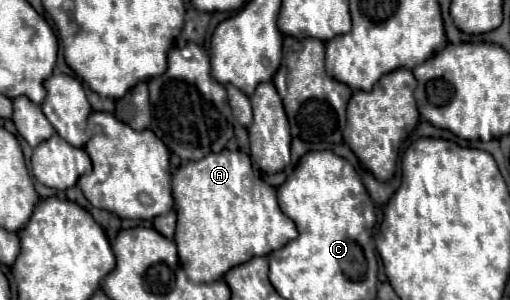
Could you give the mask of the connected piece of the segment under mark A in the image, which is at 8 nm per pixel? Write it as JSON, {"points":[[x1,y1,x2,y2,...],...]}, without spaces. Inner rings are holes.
{"points":[[224,149,220,153,210,153,200,161,184,163,176,169,172,177,172,193,178,222,174,243,178,245,178,257,182,267,188,279,194,283,218,281,234,265,246,263,256,255,268,255,298,235,294,221,290,221,290,217,286,217,278,207,276,189,256,177,250,157,244,151]]}

